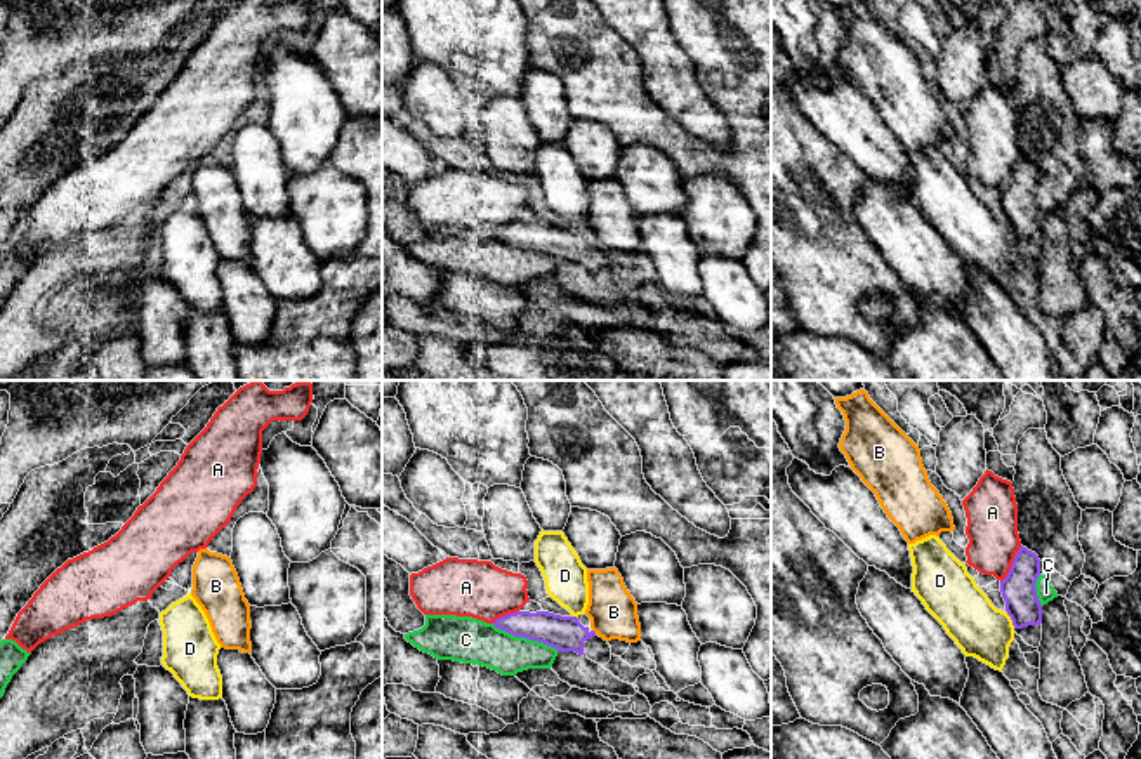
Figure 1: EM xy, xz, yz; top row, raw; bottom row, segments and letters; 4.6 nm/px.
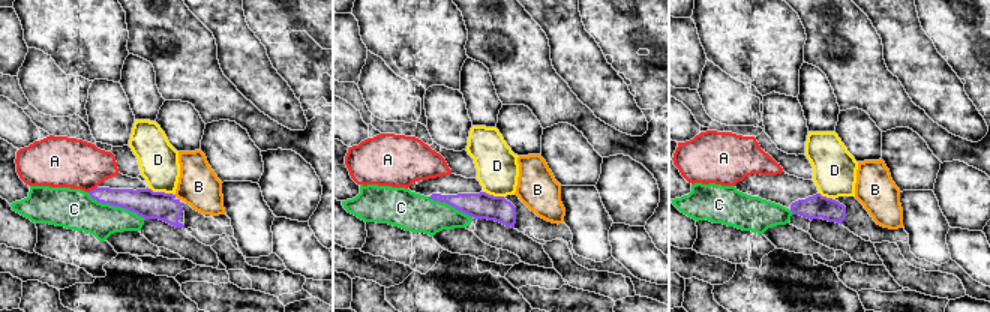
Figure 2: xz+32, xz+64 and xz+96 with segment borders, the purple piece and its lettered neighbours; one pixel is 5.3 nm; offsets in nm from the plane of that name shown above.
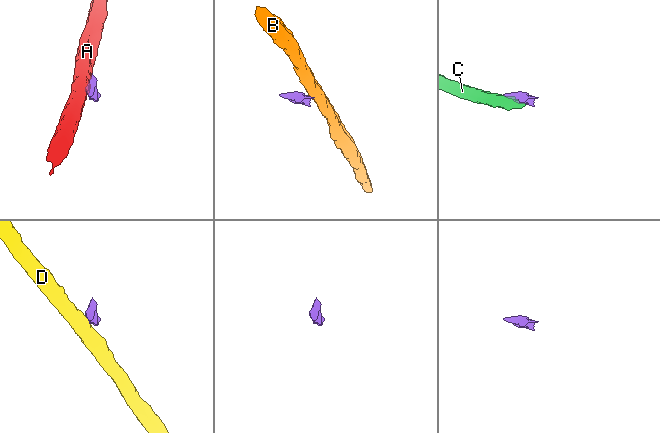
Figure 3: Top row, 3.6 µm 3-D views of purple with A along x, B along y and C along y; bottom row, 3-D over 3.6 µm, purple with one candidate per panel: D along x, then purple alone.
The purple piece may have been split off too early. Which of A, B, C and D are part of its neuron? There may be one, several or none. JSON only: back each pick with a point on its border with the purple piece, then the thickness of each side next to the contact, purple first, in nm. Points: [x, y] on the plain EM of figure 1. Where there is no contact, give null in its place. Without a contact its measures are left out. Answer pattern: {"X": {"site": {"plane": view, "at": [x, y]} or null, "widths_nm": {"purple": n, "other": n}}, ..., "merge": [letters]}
{"merge": []}

